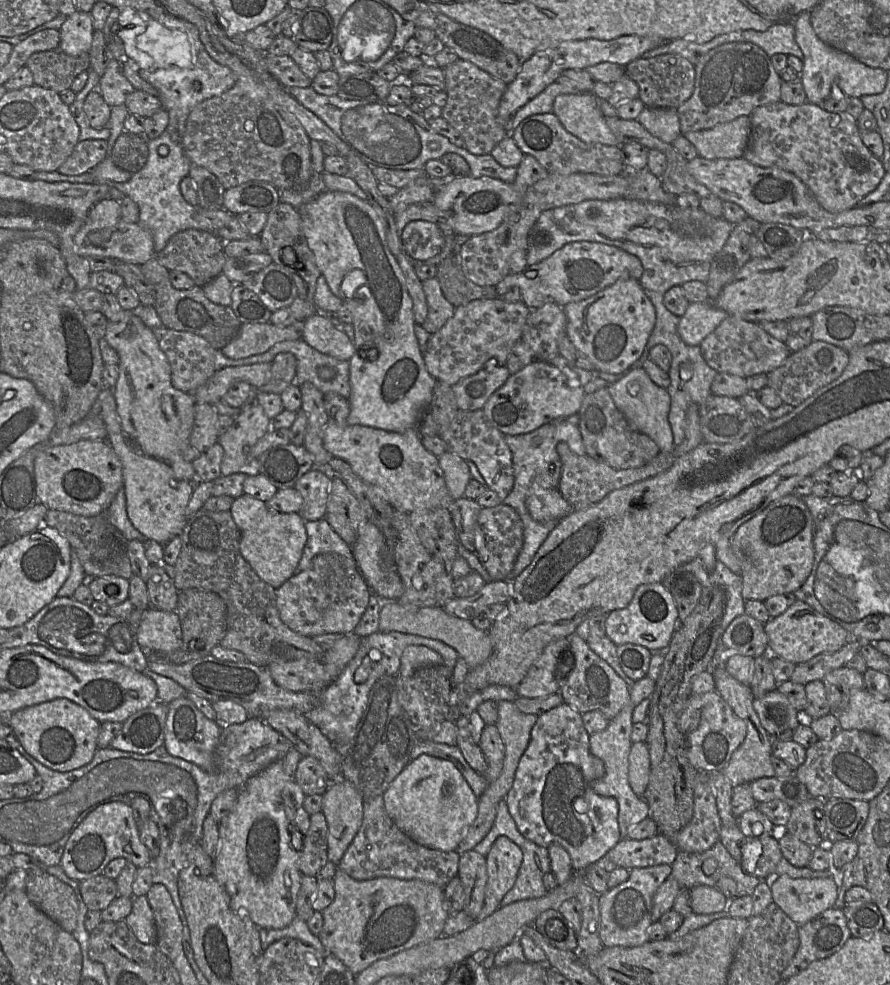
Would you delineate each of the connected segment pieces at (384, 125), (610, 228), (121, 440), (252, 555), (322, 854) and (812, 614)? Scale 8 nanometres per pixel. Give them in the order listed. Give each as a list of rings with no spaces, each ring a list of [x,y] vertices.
[[[311,87],[285,88],[305,108],[320,118],[347,146],[368,166],[393,169],[423,169],[429,160],[440,160],[446,153],[461,156],[470,166],[470,176],[491,177],[512,183],[516,179],[516,167],[500,165],[490,154],[474,155],[460,148],[446,137],[435,132],[429,123],[404,104],[390,105],[385,102],[346,100],[337,95],[319,94]]]
[[[628,198],[612,200],[585,200],[543,211],[528,235],[527,264],[534,265],[550,257],[570,242],[591,241],[616,246],[637,256],[643,266],[643,274],[638,279],[644,290],[664,294],[673,286],[698,280],[706,283],[712,260],[727,242],[733,224],[725,218],[716,218],[699,208],[682,208],[678,205],[666,206]]]
[[[103,387],[88,416],[99,416],[103,420],[107,430],[107,442],[121,461],[126,512],[134,528],[146,540],[153,540],[163,545],[180,536],[187,520],[187,506],[195,483],[177,480],[168,464],[142,454],[128,439],[121,427],[112,388]]]
[[[245,494],[234,499],[229,512],[240,531],[239,550],[242,557],[264,582],[277,589],[296,573],[307,542],[305,520],[298,513],[275,512],[266,502]]]
[[[323,813],[310,815],[310,826],[304,835],[297,831],[291,833],[292,844],[299,850],[299,871],[302,875],[317,876],[328,861],[327,855],[327,821]]]
[[[799,599],[779,616],[770,618],[764,624],[764,629],[768,638],[769,654],[796,665],[819,654],[836,652],[851,639],[850,634],[841,625]]]

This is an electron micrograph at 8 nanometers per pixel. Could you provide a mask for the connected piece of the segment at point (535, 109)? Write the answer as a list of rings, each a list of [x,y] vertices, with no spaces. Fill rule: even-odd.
[[[554,81],[549,84],[537,96],[529,100],[523,107],[521,107],[506,123],[506,130],[508,135],[511,131],[524,119],[536,115],[552,113],[553,104],[557,96],[562,94],[583,93],[577,89]]]

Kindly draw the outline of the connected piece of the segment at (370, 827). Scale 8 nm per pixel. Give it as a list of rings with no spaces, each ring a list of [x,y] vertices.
[[[383,795],[364,798],[363,821],[338,868],[356,880],[378,877],[419,879],[442,889],[458,876],[460,853],[425,847],[403,833],[385,810]]]

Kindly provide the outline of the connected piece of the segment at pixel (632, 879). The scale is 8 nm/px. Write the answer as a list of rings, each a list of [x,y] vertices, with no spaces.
[[[660,864],[630,870],[629,878],[599,895],[600,932],[604,947],[638,947],[650,941],[653,898],[659,887],[672,874],[672,866]]]

